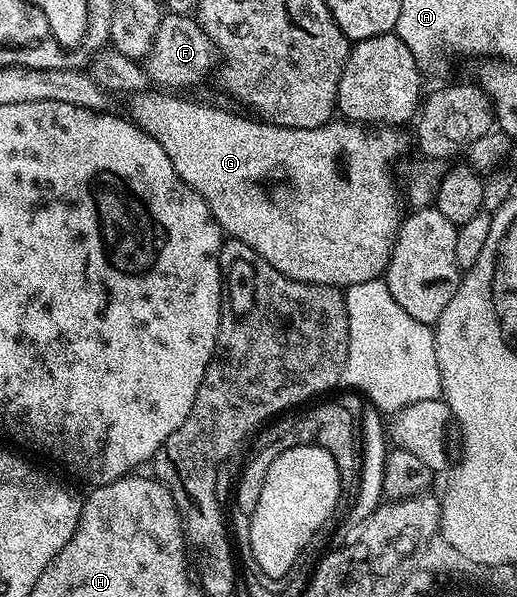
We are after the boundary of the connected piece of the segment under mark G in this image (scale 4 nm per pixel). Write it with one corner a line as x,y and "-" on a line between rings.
159,91
136,93
131,99
133,101
131,120
147,136
154,137
159,143
159,147
163,147
163,151
167,151
167,159
171,159
171,163
177,174
183,179
183,183
190,185
205,200
211,215
230,238
247,243
264,261
271,263
271,267
275,267
284,277
290,277
292,281
307,281
311,285
348,287
376,281
384,274
386,266
389,265
389,256
393,253
393,243
397,240
397,233
401,229
403,220
399,185
398,182
397,185
393,182
393,177
389,174
389,160
397,153
397,144
401,141
401,137
397,133
400,132
381,131
378,132
381,134
376,137
373,134
376,132
366,131
360,124
350,123
344,119
334,119
329,124
320,125
314,129
282,129
280,125
262,123
260,120
257,120
258,122
248,121
245,117
235,117
223,109
195,105
193,102
183,101
179,97
182,96
164,95

